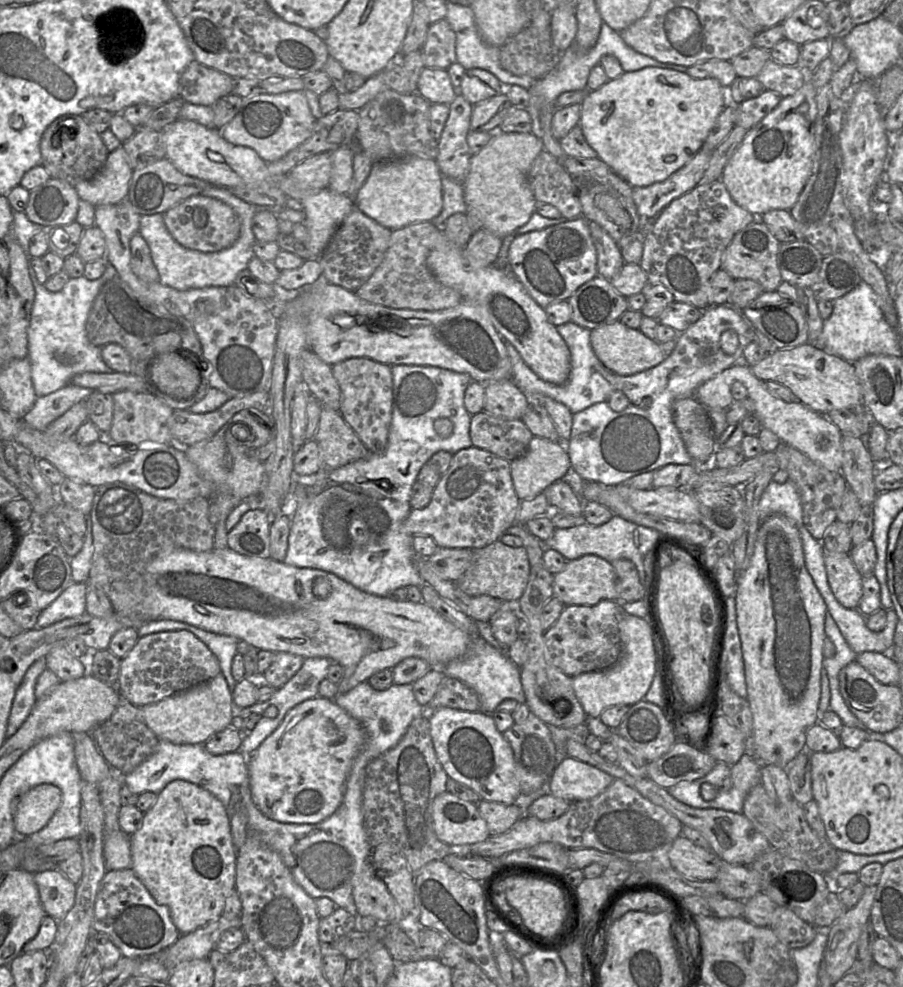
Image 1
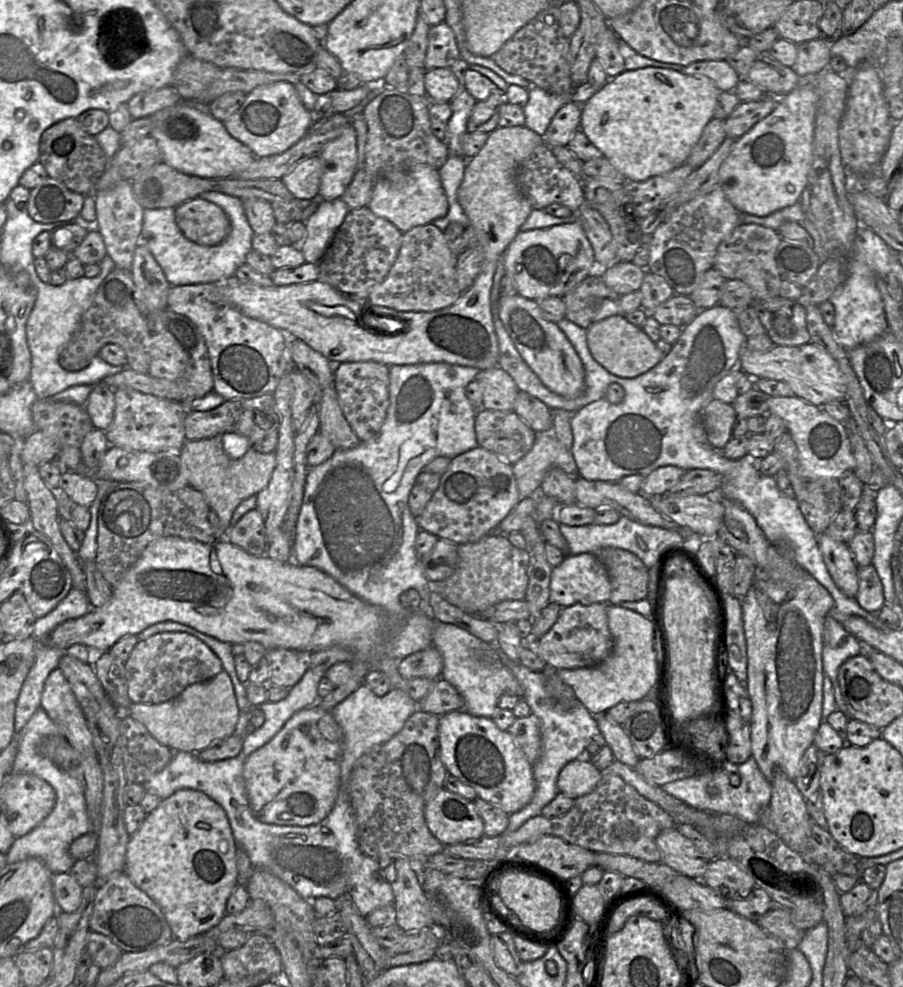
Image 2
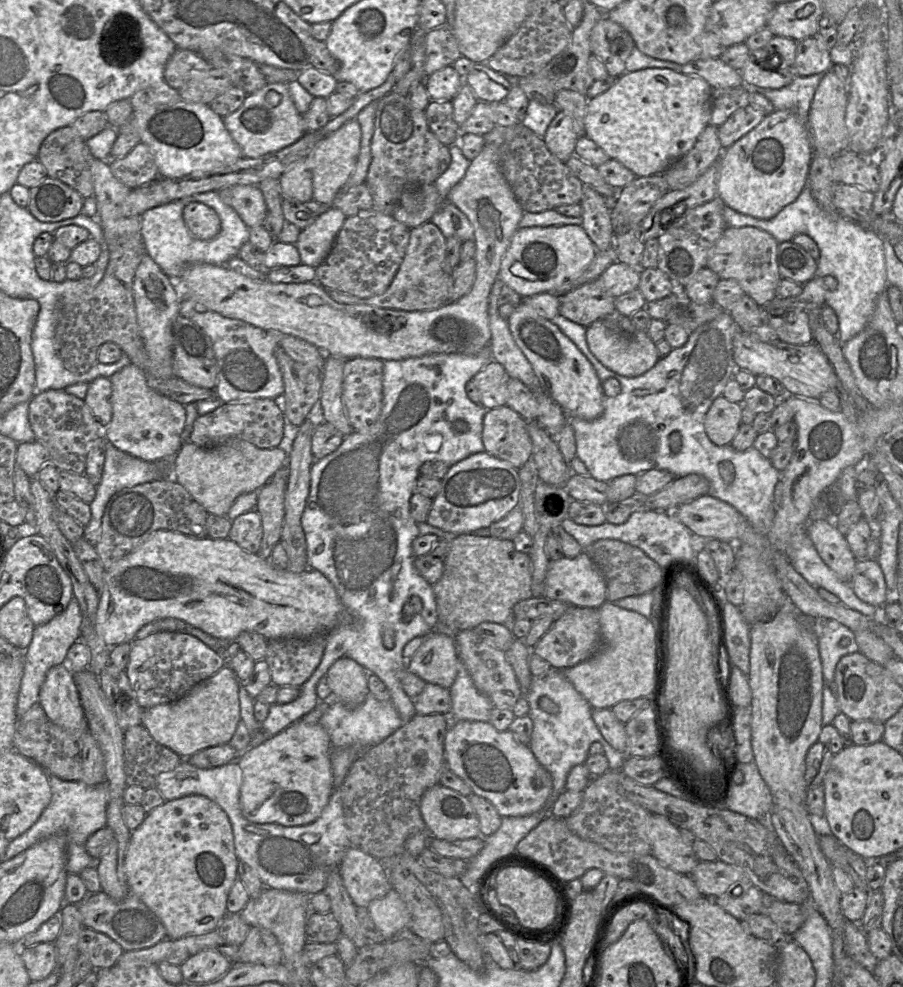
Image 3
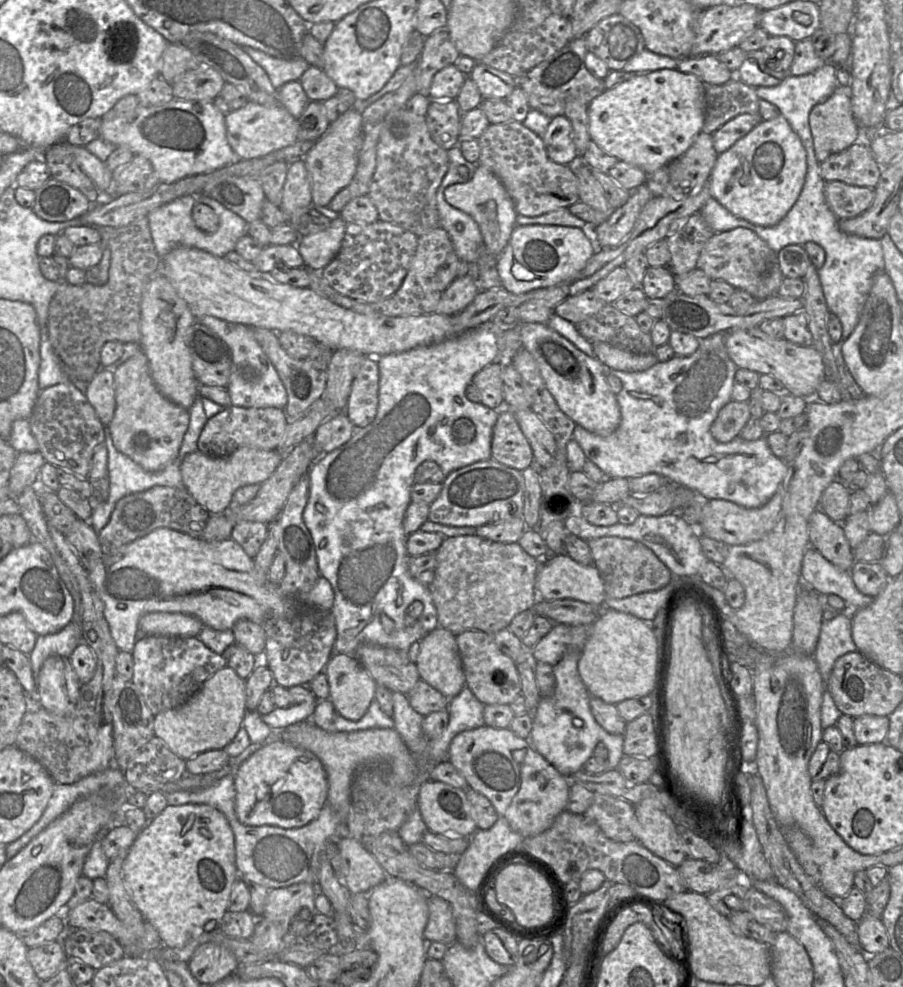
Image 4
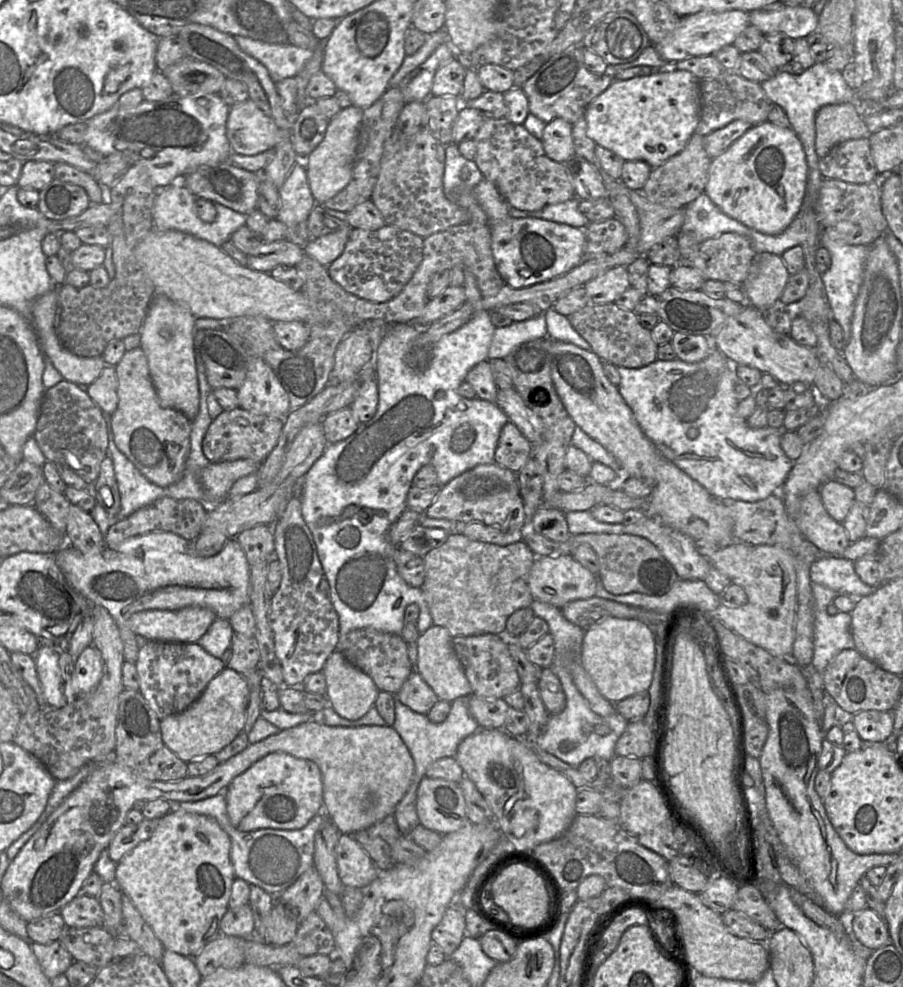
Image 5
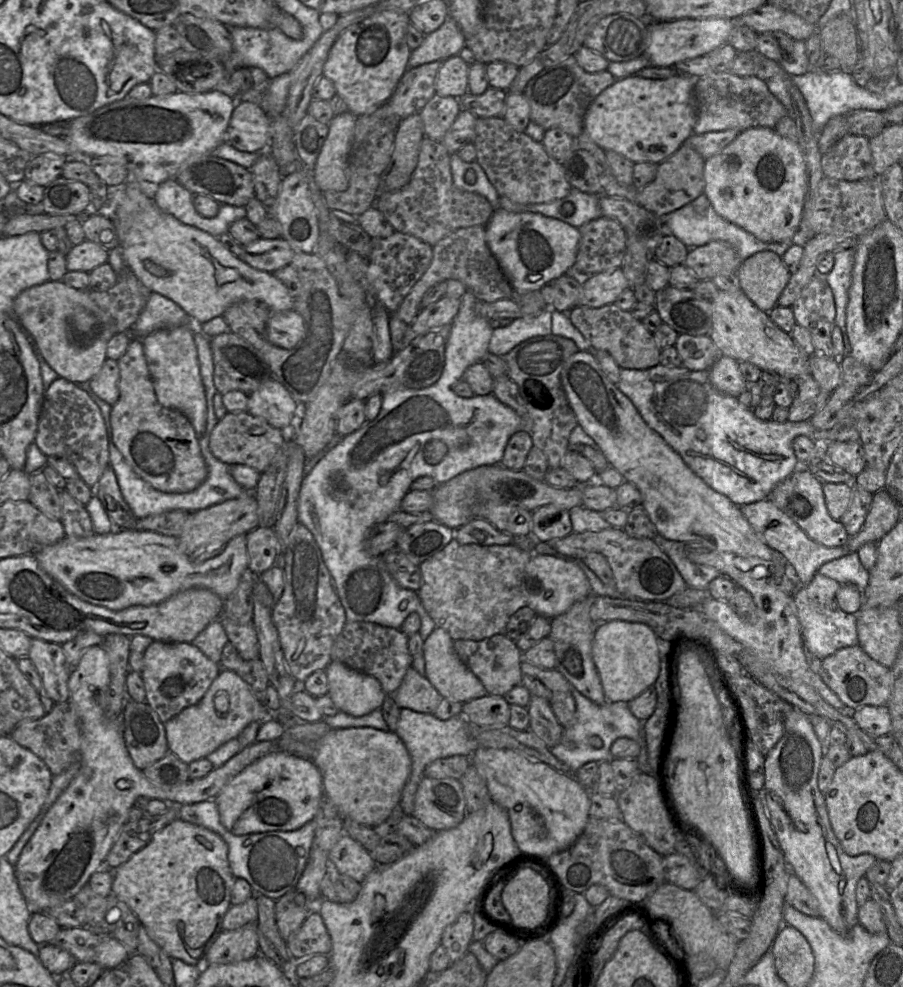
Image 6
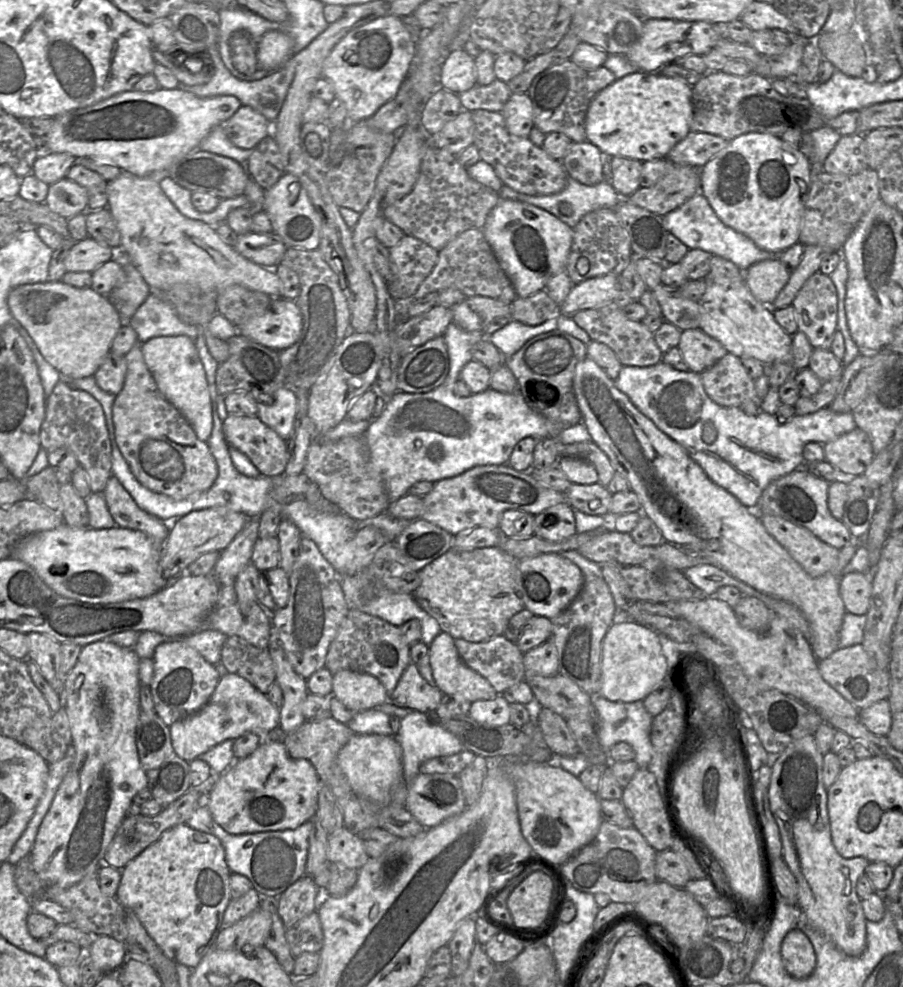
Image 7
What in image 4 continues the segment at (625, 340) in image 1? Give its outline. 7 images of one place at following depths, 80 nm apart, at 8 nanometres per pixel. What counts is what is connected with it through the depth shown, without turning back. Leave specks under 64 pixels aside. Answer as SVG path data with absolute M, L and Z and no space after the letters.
M604 342L592 343L592 347L594 357L596 357L605 368L613 370L640 372L649 369L658 362L655 352L636 354Z

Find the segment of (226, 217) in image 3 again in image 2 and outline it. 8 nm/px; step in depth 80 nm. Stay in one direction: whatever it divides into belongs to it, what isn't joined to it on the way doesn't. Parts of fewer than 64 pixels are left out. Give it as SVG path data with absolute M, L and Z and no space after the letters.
M207 191L198 197L212 202L223 209L230 220L231 231L227 238L216 246L202 246L188 240L175 221L175 208L146 209L143 213L143 227L141 231L141 242L143 242L152 253L157 263L162 268L166 279L171 286L183 286L202 283L216 283L235 275L237 269L246 264L246 256L252 250L252 239L254 232L247 220L243 201L238 197L234 197L218 191Z

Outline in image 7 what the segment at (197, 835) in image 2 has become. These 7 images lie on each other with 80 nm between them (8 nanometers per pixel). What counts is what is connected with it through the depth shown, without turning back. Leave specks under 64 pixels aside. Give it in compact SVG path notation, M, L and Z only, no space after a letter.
M183 823L165 830L158 840L121 869L115 897L136 916L146 933L168 959L193 969L214 947L216 937L222 929L223 914L231 900L230 875L220 840L212 834Z

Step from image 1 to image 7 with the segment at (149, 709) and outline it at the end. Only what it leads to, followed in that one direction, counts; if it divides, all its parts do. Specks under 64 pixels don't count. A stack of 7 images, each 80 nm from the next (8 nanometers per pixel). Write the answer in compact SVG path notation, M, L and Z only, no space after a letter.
M239 675L220 677L209 701L197 712L184 716L169 726L174 753L190 762L219 743L236 739L246 732L265 734L280 724L280 710L264 693Z

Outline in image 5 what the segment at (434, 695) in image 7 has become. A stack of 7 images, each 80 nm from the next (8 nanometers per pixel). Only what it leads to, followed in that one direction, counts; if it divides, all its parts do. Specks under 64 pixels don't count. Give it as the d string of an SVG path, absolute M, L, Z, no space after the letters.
M417 671L410 674L396 695L411 710L425 715L440 700Z

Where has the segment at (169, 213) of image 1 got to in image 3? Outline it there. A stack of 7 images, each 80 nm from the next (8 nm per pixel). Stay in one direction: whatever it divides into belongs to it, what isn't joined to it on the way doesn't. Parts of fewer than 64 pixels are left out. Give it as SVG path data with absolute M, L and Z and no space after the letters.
M201 202L187 203L183 220L190 234L199 240L212 240L221 231L221 221L216 211Z

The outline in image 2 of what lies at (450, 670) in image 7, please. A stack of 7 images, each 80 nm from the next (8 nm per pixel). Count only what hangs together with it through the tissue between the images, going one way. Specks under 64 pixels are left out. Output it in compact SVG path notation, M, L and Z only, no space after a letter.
M431 645L399 660L398 670L407 681L418 677L436 680L441 677L443 659L440 652Z

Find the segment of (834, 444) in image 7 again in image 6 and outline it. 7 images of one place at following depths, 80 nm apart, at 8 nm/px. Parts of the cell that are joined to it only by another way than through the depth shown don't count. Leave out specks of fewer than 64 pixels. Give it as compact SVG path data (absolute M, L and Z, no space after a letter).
M859 441L828 442L826 459L852 476L857 476L866 468L864 449Z

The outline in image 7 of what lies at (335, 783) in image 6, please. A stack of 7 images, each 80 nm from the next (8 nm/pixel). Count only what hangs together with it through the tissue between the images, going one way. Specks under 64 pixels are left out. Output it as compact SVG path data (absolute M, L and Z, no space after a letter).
M355 733L340 750L338 763L352 790L379 806L391 803L391 789L404 774L402 748L395 735Z

